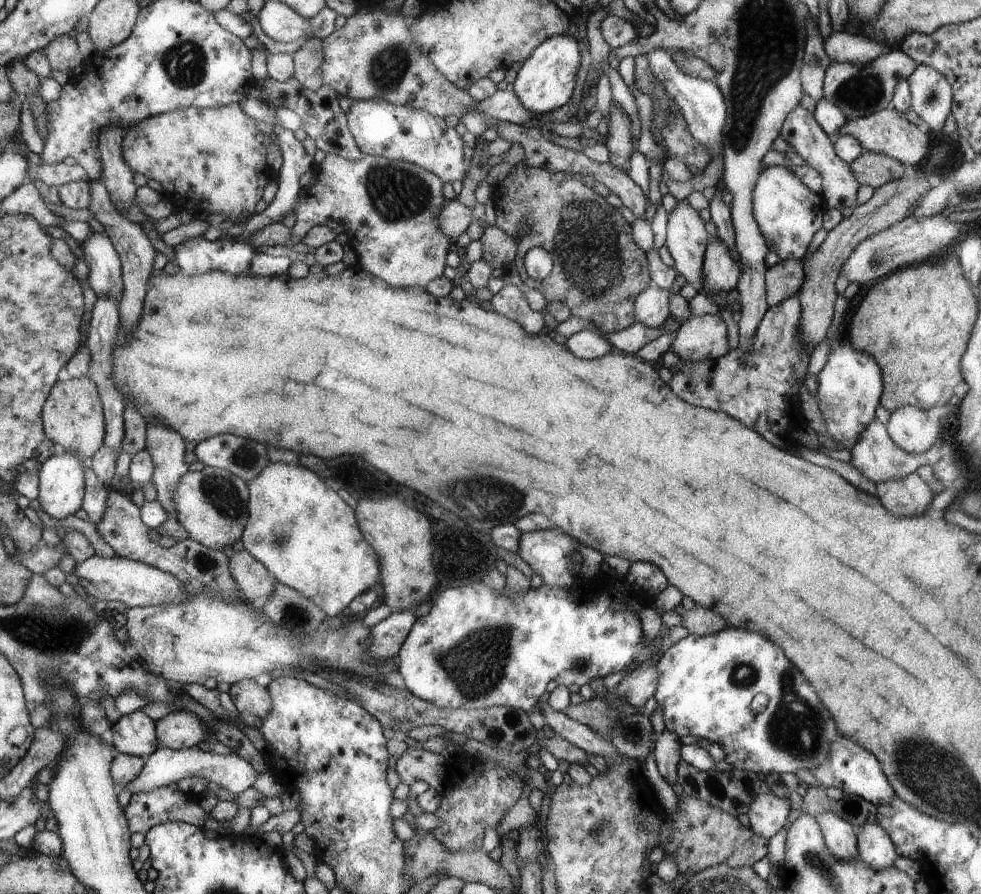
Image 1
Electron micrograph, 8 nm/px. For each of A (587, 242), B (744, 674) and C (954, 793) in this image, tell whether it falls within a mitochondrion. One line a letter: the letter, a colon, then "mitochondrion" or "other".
A: mitochondrion
B: mitochondrion
C: mitochondrion

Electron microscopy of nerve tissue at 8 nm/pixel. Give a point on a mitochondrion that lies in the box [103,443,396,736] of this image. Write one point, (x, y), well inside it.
(220, 493)

